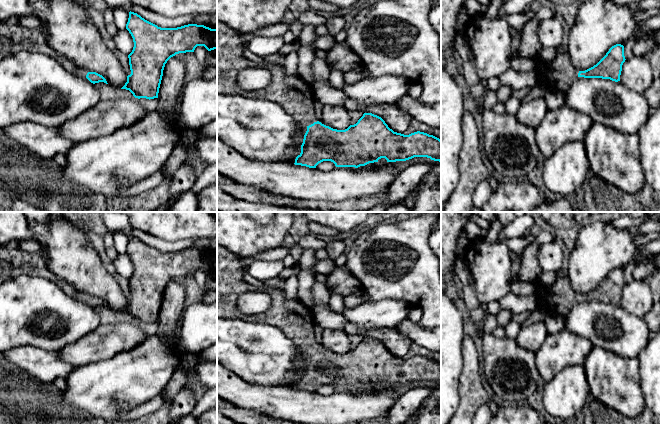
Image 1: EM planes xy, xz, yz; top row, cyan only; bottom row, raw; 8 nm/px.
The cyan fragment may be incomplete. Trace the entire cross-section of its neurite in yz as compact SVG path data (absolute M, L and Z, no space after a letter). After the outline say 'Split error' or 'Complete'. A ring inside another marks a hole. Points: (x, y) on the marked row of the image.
M616 44L612 46L606 55L593 67L578 71L571 62L569 53L565 53L561 47L556 48L556 56L552 62L545 62L540 57L533 58L536 61L536 74L546 91L554 90L566 93L576 77L602 78L612 81L620 81L622 65L625 62L624 46Z. Split error

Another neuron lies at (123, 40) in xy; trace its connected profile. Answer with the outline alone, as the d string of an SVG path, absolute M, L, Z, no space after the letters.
M127 29L120 30L112 38L116 48L123 54L129 55L134 47L134 42L131 34Z

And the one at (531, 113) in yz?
M544 98L521 103L515 116L517 120L532 129L536 129L546 115L548 108Z

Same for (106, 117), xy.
M135 97L100 100L94 107L56 129L62 137L80 143L131 126L148 112Z

